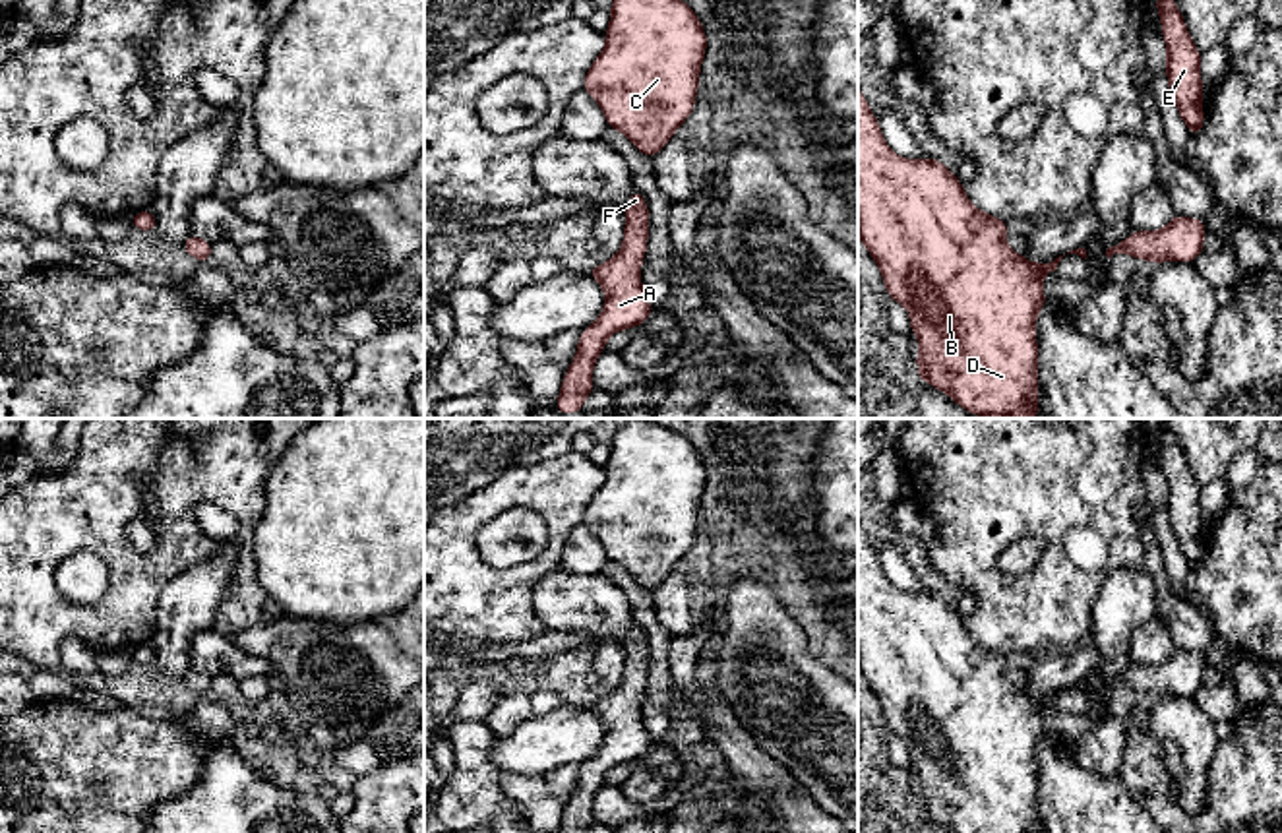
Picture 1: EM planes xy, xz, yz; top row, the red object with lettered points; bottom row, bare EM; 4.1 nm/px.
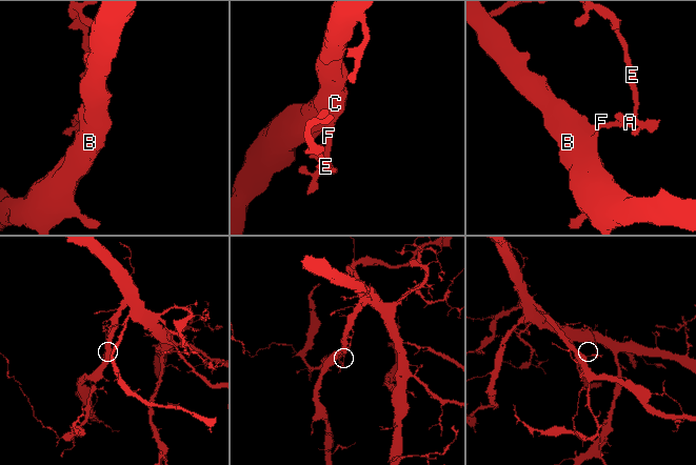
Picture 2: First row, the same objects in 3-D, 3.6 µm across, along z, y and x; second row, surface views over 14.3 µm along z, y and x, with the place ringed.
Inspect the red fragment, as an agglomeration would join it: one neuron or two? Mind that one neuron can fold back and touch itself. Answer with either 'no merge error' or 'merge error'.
no merge error

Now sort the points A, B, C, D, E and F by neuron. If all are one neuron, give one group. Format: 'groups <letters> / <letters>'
groups A B C D E F

